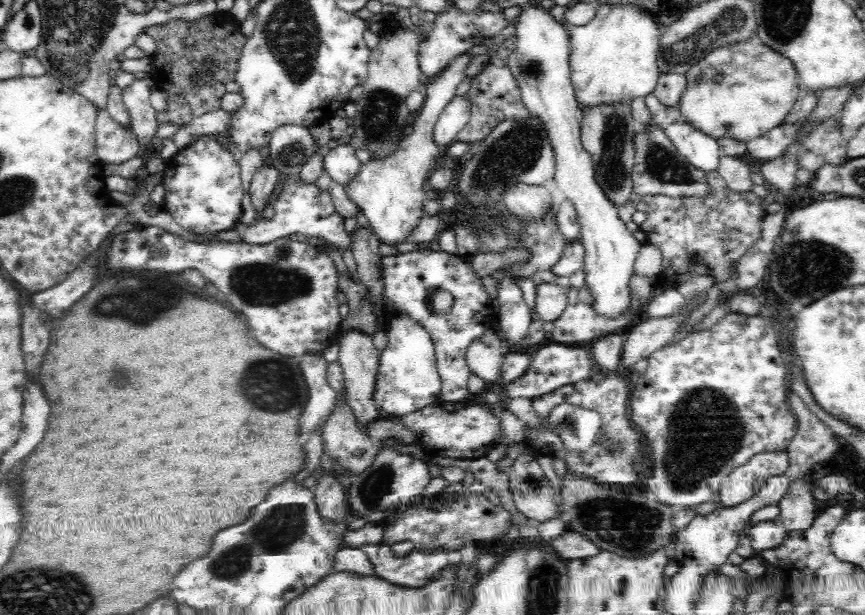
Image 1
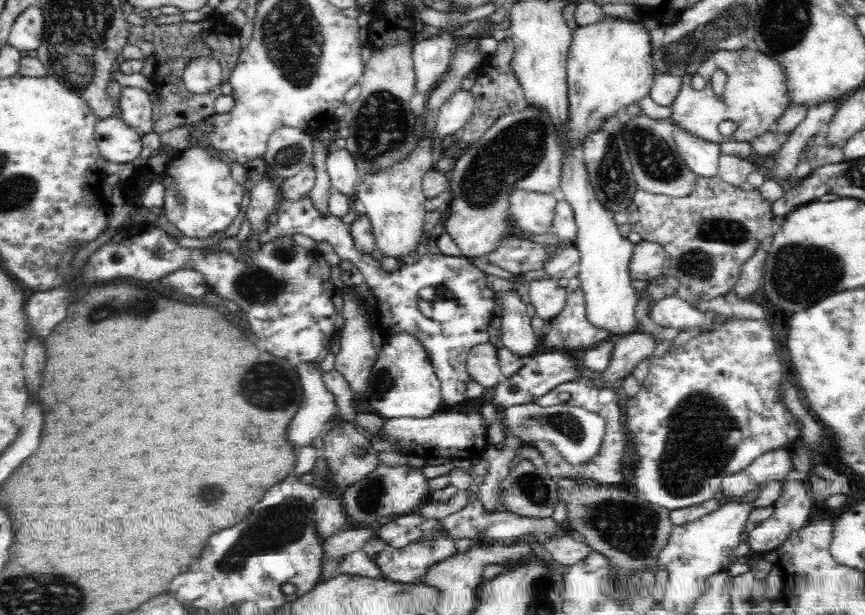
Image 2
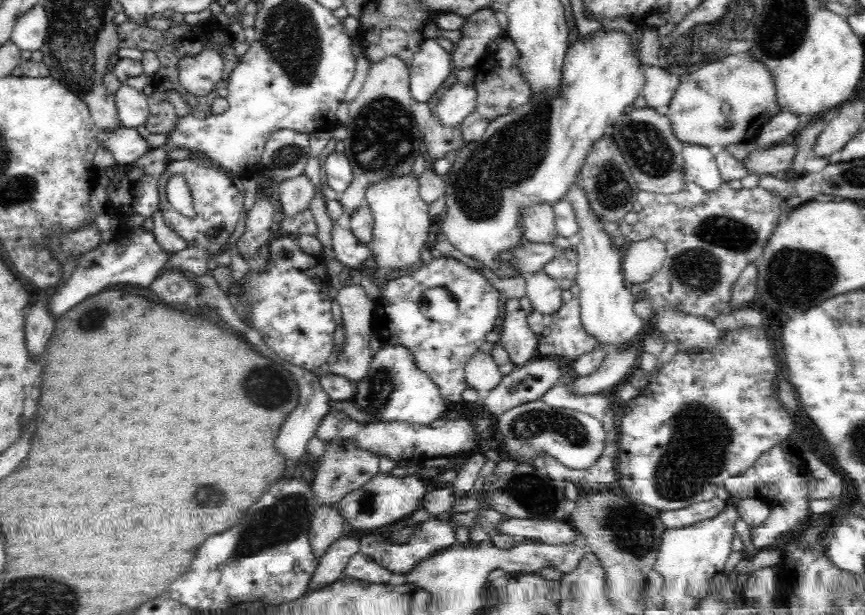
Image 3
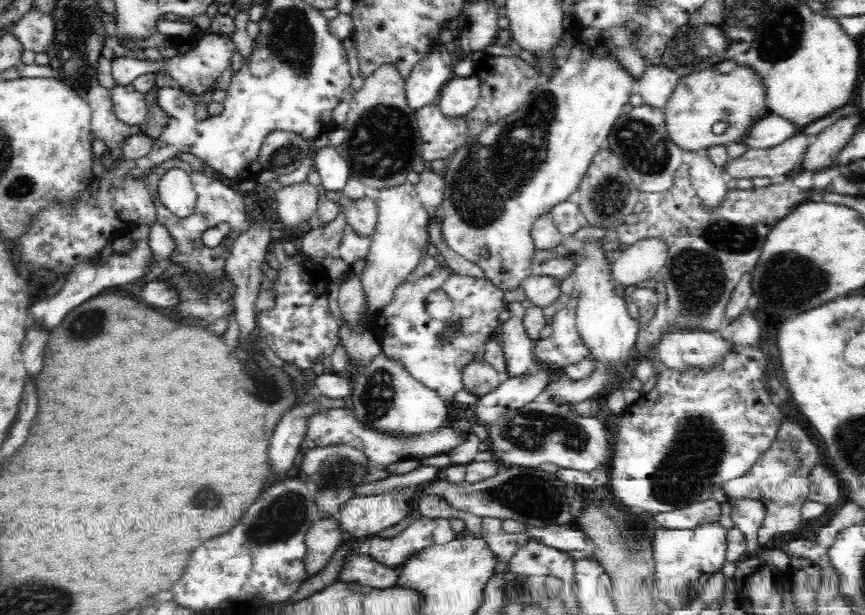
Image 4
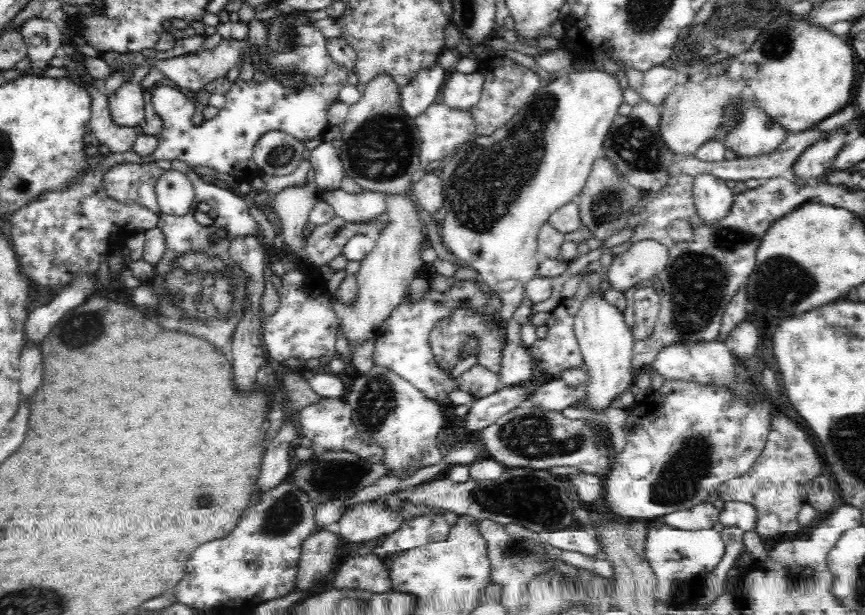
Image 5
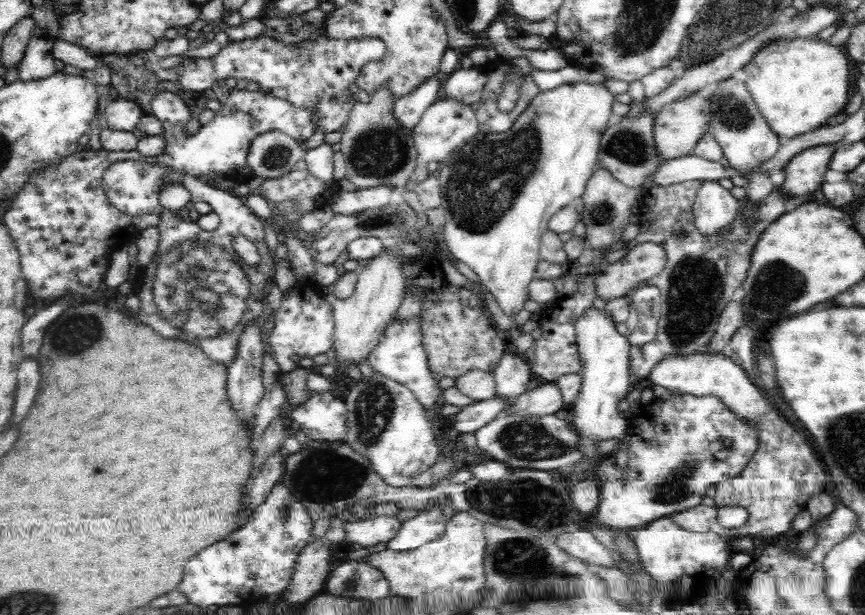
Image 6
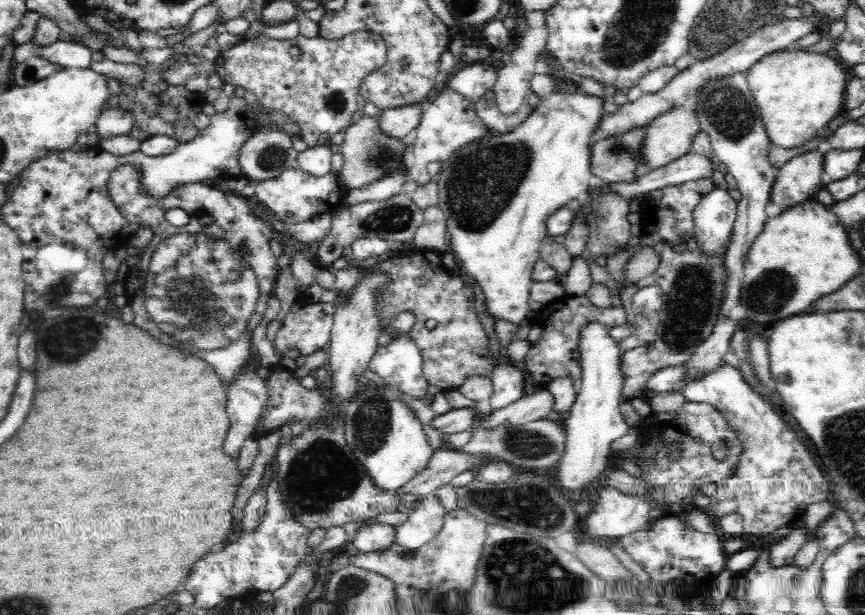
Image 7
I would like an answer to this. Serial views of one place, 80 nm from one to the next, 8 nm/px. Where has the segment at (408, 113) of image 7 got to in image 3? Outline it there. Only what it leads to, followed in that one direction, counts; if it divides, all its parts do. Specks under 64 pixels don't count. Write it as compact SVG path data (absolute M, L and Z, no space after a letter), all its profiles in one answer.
M425 39L414 54L409 68L410 92L416 102L433 103L435 97L451 77L451 52L447 52L435 39Z

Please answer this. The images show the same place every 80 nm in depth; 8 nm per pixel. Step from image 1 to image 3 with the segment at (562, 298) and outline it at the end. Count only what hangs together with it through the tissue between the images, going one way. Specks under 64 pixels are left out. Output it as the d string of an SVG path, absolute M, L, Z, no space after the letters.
M539 270L521 275L525 280L525 296L530 299L534 311L549 317L562 306L563 290L559 281Z

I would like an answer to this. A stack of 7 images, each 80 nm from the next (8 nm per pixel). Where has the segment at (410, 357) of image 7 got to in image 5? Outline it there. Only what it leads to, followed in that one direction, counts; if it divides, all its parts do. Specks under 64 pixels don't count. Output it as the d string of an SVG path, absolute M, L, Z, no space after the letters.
M458 280L456 281L450 290L445 293L440 293L434 291L434 289L429 288L423 299L416 304L410 304L408 302L408 297L405 297L398 308L394 308L390 313L390 316L382 322L378 330L378 334L375 338L374 350L372 353L372 358L375 366L384 366L389 368L394 374L401 376L404 380L407 380L412 386L415 386L426 398L430 400L435 400L441 404L448 401L449 392L459 388L456 379L452 379L452 375L447 370L442 370L439 367L439 364L434 360L432 349L430 348L429 343L429 332L431 328L438 322L441 318L450 316L452 314L453 308L458 305L466 305L470 307L474 314L480 313L484 315L488 321L497 321L498 322L498 312L501 309L501 300L500 297L491 290L491 295L487 297L474 285L467 280Z

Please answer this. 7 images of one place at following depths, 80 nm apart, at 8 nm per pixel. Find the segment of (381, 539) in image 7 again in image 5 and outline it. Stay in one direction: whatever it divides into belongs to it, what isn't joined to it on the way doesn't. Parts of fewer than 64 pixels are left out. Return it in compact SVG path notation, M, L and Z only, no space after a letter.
M384 497L352 505L339 518L341 534L346 542L368 545L375 538L390 536L406 521L400 513L384 507Z

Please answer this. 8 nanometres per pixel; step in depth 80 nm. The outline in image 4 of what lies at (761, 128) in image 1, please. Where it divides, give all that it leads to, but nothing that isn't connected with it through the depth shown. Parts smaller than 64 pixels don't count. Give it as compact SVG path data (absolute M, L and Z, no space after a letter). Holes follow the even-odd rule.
M736 63L735 69L729 73L720 73L715 67L716 64L710 65L706 70L700 70L700 72L681 77L665 104L663 113L668 139L680 147L682 151L696 153L714 146L740 143L742 137L746 134L746 130L752 126L752 122L760 115L770 113L765 105L765 86L762 84L761 76L758 76L755 70L738 63ZM716 122L726 122L728 124L728 128L724 130L723 134L714 134L712 131L712 127Z

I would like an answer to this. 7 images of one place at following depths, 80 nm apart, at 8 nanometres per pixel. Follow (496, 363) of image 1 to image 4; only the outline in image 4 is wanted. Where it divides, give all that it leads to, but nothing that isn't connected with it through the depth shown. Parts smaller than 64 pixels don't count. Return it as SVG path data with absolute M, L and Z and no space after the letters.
M484 359L479 361L472 360L461 372L463 389L472 392L478 399L498 388L501 383L499 373Z

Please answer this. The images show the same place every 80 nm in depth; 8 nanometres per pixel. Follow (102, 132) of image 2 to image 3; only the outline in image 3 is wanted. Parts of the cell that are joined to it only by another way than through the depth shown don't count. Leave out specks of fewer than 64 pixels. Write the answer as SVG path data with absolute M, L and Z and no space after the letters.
M124 126L114 131L99 131L97 142L110 150L118 166L132 165L149 152L149 145L139 130L126 129Z

